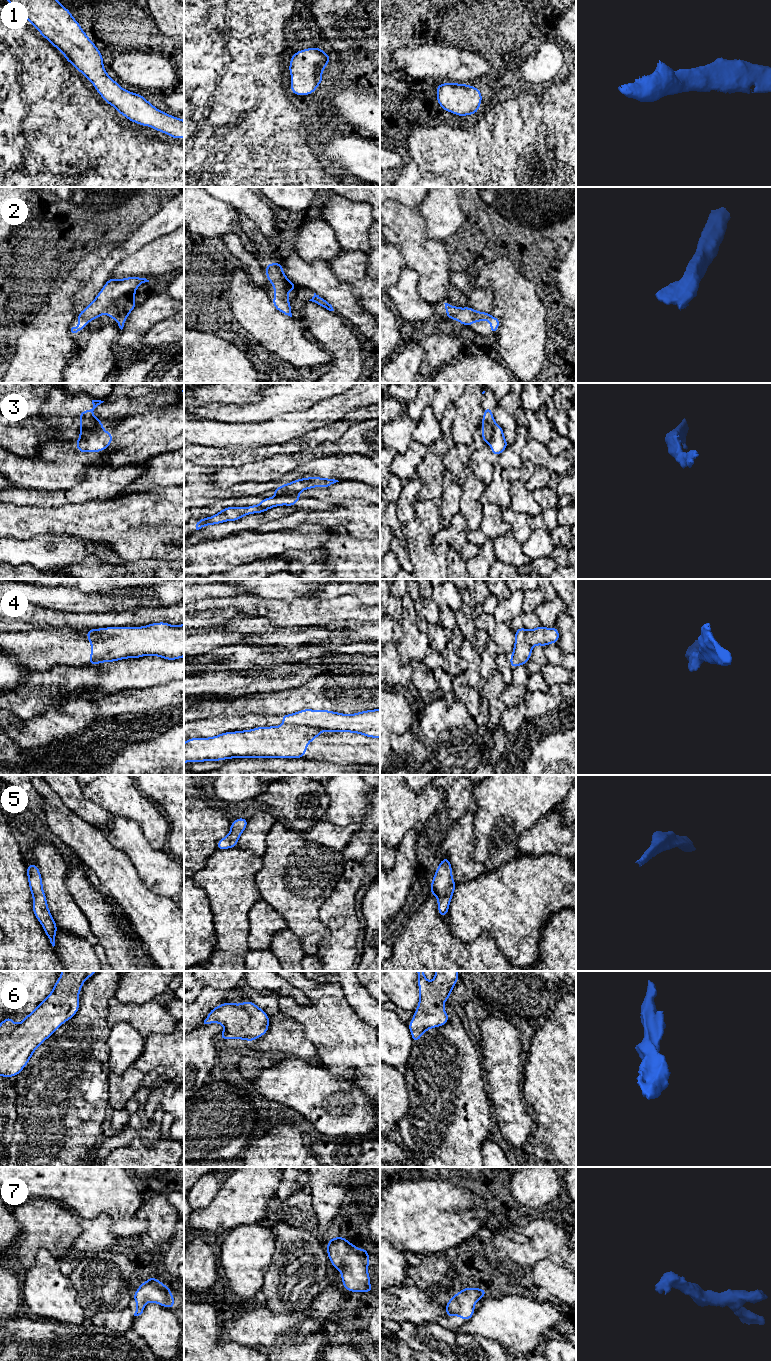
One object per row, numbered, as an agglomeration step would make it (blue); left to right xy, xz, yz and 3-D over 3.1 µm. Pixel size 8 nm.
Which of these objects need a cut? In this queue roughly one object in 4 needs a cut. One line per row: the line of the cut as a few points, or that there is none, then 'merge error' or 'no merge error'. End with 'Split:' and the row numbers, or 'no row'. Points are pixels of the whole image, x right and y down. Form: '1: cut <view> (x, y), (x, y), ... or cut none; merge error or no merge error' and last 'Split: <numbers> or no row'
1: cut none; no merge error
2: cut none; no merge error
3: cut xy (100, 421), (93, 429), (83, 429), (79, 437); merge error
4: cut xz (283, 723), (305, 725), (318, 729), (321, 732); merge error
5: cut none; no merge error
6: cut none; no merge error
7: cut none; no merge error
Split: 3, 4

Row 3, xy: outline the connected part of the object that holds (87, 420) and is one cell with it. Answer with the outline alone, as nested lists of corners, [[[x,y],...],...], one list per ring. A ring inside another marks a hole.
[[[92,400],[93,408],[88,409],[88,410],[83,411],[83,412],[80,412],[79,421],[80,421],[80,429],[81,430],[80,430],[80,436],[79,437],[81,437],[83,429],[94,430],[96,428],[96,424],[98,422],[100,422],[100,420],[97,419],[93,415],[93,411],[98,405],[100,405],[103,402],[104,401],[101,401],[101,400]]]

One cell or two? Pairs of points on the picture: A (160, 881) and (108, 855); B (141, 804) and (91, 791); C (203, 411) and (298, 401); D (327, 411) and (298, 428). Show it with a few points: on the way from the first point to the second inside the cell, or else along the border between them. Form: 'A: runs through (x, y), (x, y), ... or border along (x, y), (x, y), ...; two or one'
A: border along (121, 851), (132, 863), (138, 876), (149, 889); two
B: runs through (129, 801), (117, 791), (103, 791); one
C: runs through (227, 411), (262, 411), (274, 402); one
D: runs through (320, 414), (305, 421); one

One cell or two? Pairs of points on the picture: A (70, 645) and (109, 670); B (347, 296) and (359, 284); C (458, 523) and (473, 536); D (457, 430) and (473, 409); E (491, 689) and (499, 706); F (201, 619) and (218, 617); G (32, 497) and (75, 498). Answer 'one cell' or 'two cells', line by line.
A: two cells
B: two cells
C: two cells
D: one cell
E: one cell
F: one cell
G: one cell

